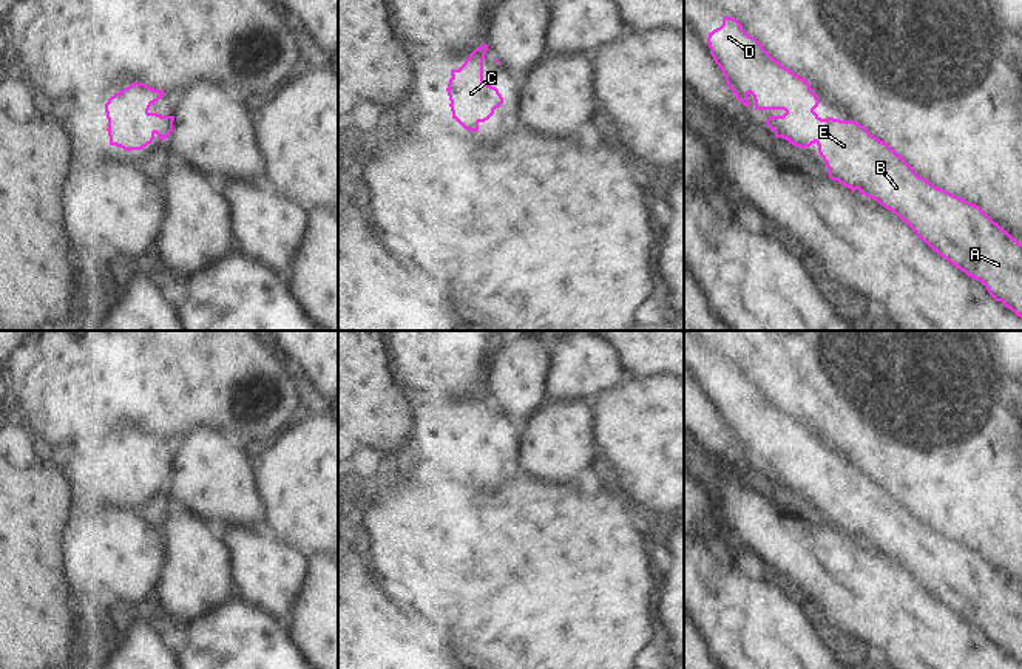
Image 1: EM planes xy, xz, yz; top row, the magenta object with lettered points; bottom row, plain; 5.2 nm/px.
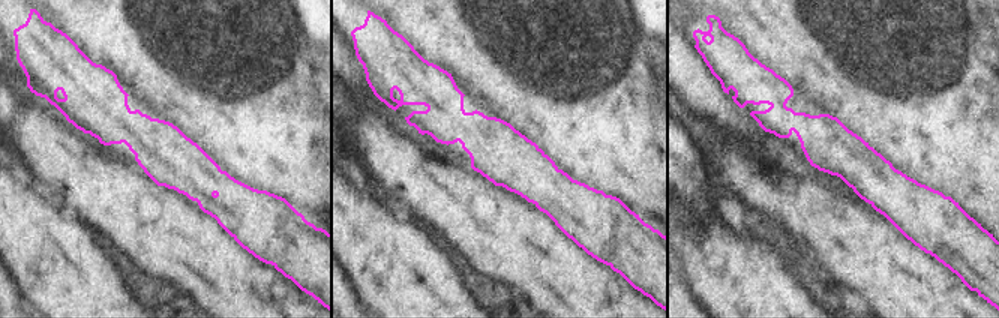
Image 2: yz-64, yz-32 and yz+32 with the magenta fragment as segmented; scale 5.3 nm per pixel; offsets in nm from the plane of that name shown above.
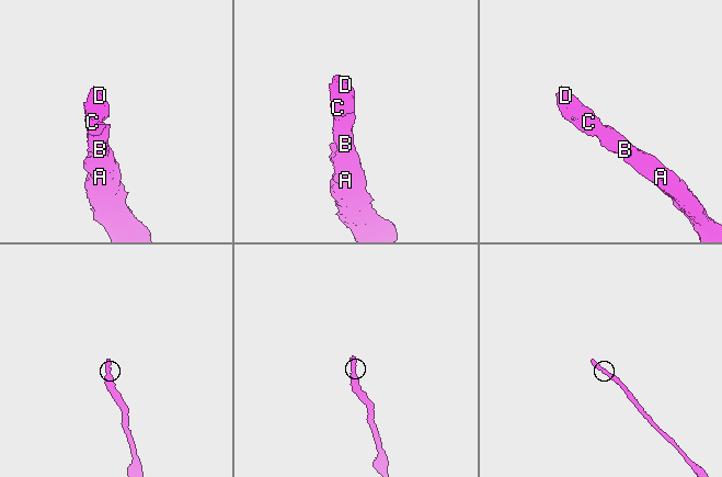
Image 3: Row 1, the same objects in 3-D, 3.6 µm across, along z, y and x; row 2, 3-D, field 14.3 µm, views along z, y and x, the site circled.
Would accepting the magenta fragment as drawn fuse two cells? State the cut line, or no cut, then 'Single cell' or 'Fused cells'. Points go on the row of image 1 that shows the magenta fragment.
No split. Single cell

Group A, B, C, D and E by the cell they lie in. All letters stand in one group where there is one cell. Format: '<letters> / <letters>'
A B C D E

